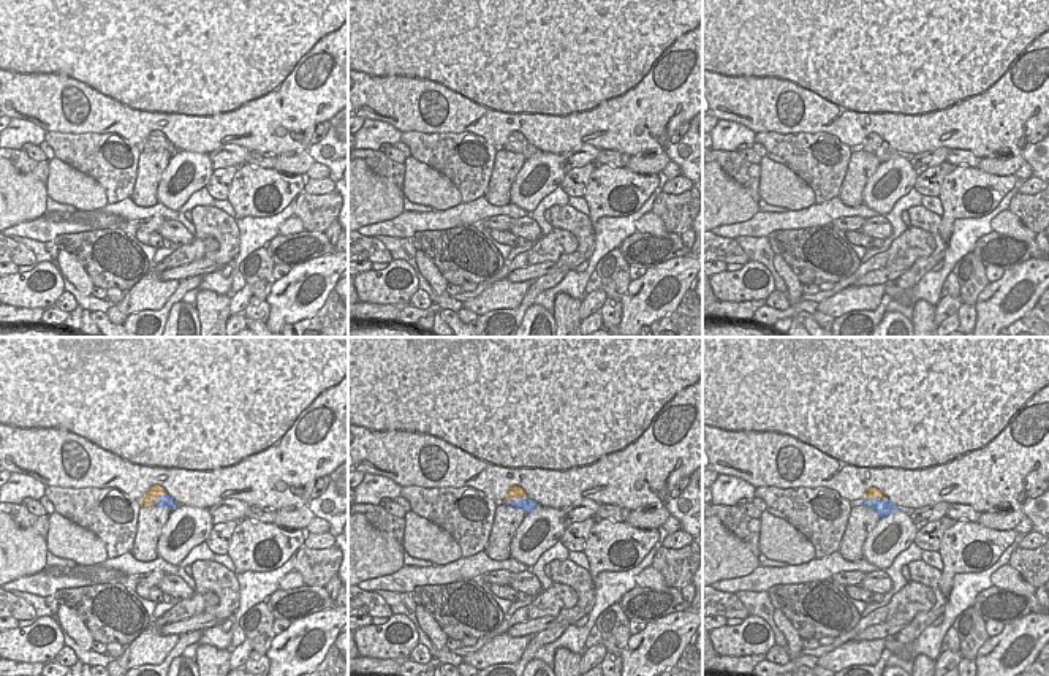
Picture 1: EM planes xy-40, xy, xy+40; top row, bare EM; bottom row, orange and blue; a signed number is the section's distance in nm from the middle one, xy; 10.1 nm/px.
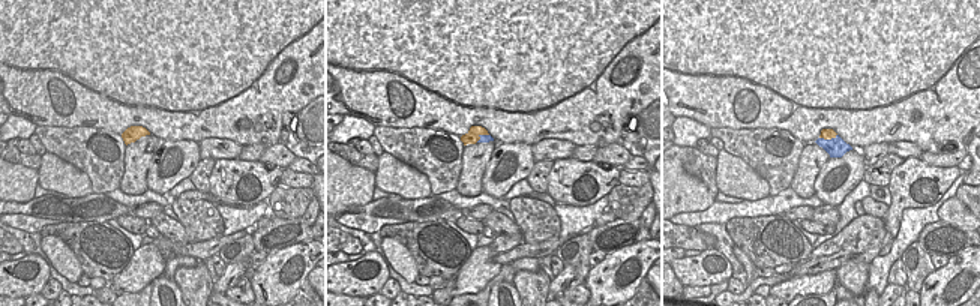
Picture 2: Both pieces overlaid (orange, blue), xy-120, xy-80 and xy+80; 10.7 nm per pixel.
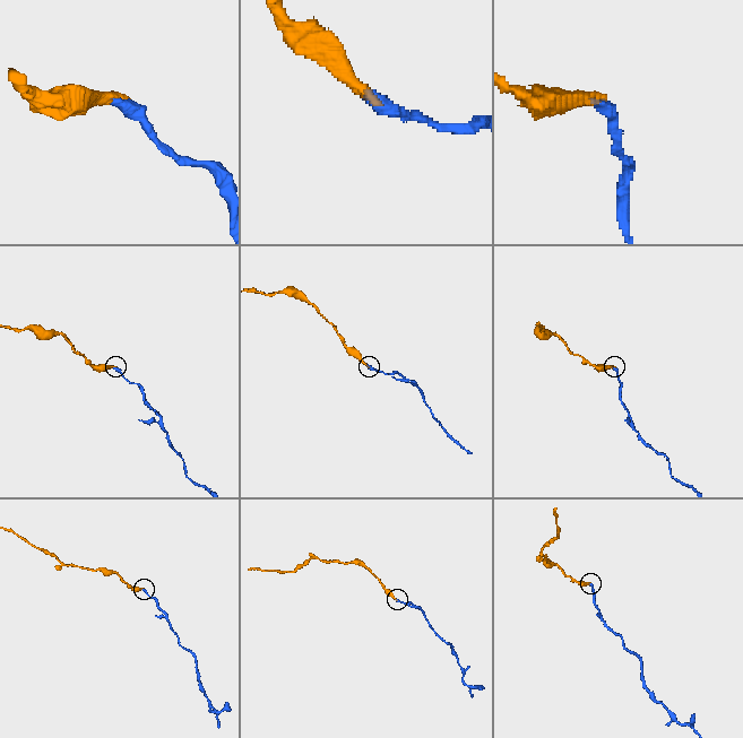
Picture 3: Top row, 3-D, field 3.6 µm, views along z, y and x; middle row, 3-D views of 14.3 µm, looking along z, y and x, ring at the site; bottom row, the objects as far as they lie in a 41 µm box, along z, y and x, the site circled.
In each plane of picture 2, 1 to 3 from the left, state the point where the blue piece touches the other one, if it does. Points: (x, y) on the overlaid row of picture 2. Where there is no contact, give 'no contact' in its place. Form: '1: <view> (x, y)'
1: no contact
2: xy-80 (482, 134)
3: xy+80 (827, 138)

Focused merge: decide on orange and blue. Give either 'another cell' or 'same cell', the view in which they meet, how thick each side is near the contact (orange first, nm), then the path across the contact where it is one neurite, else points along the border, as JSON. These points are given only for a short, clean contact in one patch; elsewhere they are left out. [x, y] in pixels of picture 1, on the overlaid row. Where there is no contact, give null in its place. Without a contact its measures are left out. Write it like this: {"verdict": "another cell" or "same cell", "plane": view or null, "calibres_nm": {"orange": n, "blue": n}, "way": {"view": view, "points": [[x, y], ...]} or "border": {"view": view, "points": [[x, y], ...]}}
{"verdict": "same cell", "plane": "xy+40", "calibres_nm": {"orange": 130, "blue": 180}, "way": {"view": "xy+40", "points": [[872, 493], [872, 497], [883, 507]]}}

